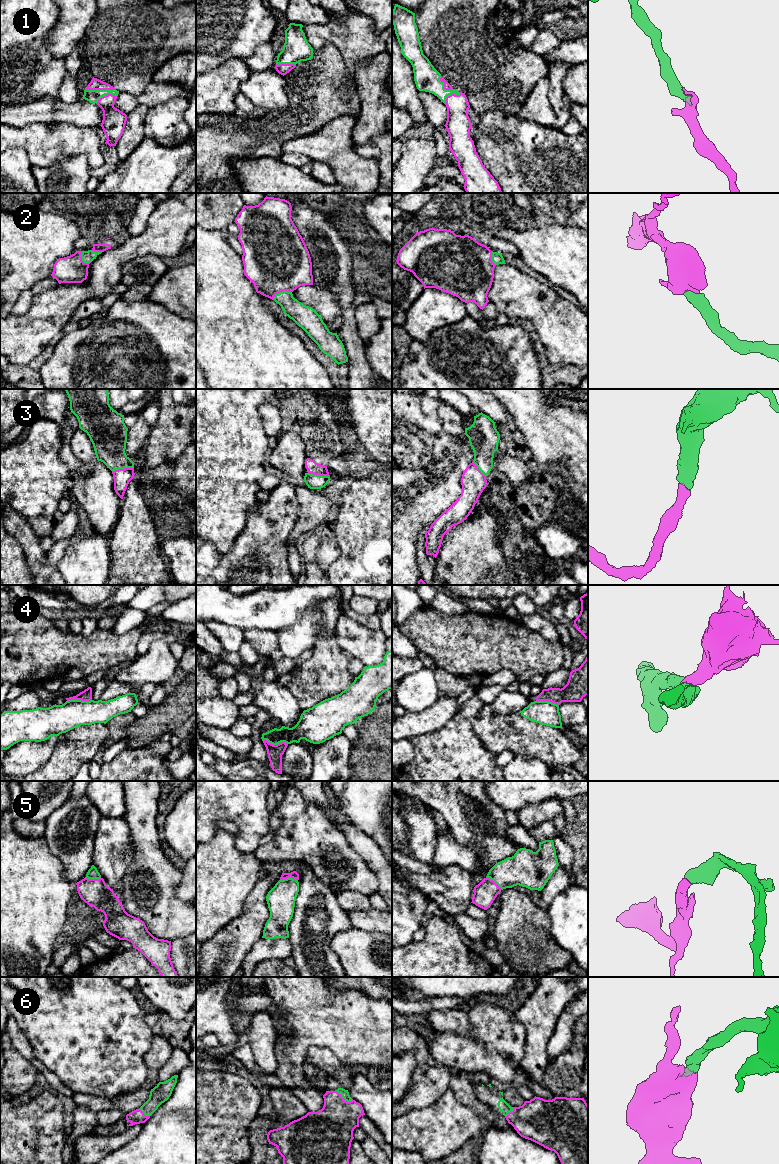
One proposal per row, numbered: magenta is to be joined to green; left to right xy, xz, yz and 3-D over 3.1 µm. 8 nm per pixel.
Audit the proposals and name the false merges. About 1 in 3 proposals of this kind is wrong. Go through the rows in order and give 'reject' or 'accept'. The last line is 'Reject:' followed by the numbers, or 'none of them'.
1: accept
2: accept
3: accept
4: reject
5: accept
6: accept
Reject: 4

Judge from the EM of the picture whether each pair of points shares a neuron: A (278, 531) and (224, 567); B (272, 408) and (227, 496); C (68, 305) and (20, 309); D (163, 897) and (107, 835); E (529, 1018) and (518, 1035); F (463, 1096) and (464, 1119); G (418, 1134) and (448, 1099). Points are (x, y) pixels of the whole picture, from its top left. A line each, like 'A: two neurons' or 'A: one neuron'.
A: one neuron
B: two neurons
C: two neurons
D: two neurons
E: two neurons
F: two neurons
G: one neuron

